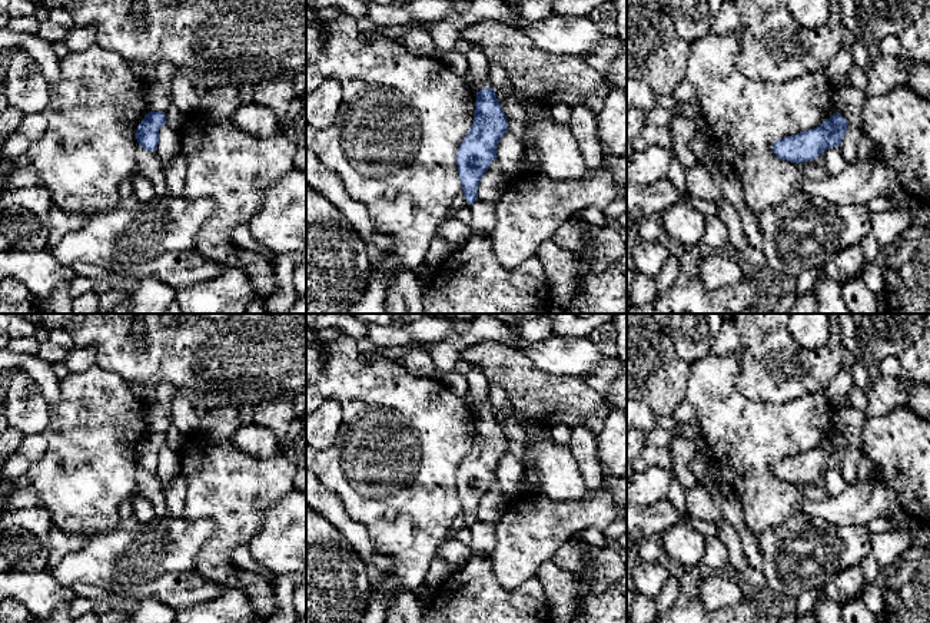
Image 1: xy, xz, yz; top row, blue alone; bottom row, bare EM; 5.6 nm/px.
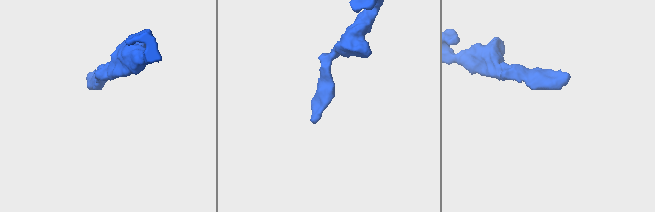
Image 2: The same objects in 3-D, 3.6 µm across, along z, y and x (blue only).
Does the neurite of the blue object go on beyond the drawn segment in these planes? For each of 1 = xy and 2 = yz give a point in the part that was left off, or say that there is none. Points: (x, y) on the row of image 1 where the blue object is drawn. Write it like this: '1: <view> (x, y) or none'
1: none
2: none

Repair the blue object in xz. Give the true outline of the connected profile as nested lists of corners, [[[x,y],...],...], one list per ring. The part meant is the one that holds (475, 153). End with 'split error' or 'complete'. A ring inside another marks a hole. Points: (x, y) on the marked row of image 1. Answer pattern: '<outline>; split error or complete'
[[[484,87],[476,93],[474,123],[456,152],[459,180],[468,205],[478,201],[479,182],[496,159],[498,143],[506,132],[508,120],[496,93]]]; complete

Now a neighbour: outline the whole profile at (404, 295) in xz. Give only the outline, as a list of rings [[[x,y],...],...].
[[[395,271],[388,278],[385,314],[422,314],[422,294],[413,272]]]

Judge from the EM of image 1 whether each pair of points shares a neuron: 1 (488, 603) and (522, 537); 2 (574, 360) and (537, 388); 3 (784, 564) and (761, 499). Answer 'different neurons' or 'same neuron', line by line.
1: different neurons
2: different neurons
3: different neurons

